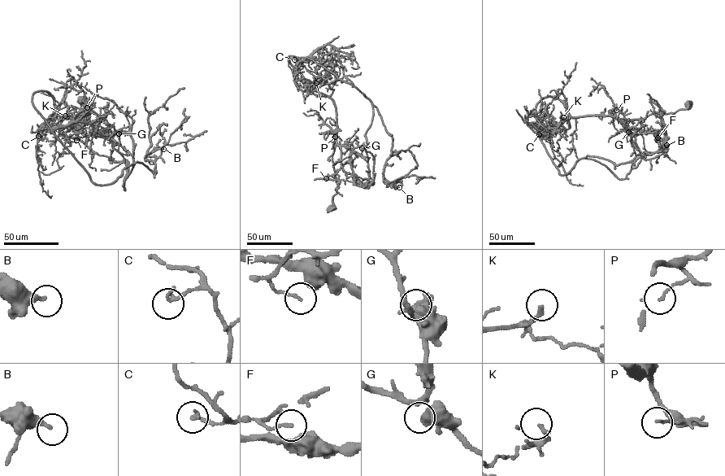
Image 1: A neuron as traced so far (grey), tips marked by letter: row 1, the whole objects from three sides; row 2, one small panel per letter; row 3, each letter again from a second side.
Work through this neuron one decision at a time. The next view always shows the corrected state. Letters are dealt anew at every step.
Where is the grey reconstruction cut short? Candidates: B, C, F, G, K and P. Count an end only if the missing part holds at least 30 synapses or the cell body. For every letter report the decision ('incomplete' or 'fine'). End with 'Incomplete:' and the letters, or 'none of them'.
B: fine
C: fine
F: fine
G: fine
K: fine
P: fine
Incomplete: none of them

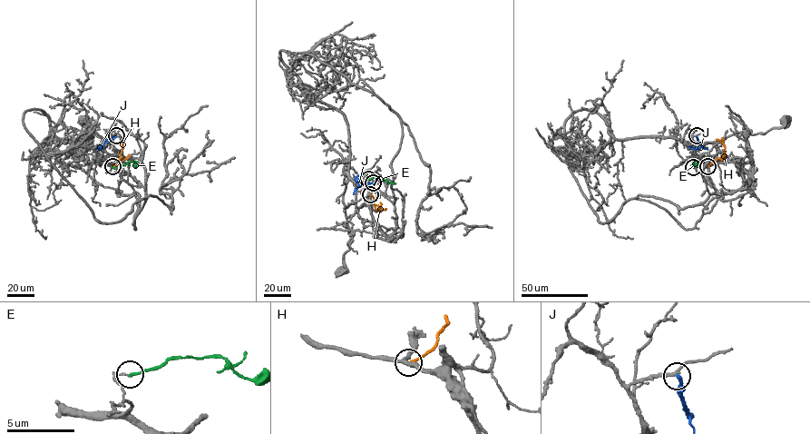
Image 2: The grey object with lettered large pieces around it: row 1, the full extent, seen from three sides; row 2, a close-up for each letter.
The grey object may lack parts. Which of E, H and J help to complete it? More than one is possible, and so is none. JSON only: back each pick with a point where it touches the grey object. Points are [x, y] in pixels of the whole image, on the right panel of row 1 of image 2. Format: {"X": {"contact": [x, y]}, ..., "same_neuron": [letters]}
{"same_neuron": []}

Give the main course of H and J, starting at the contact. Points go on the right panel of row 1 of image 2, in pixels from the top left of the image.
H: (708, 166), (725, 156), (724, 144), (716, 139)
J: (697, 135), (700, 147), (688, 147)

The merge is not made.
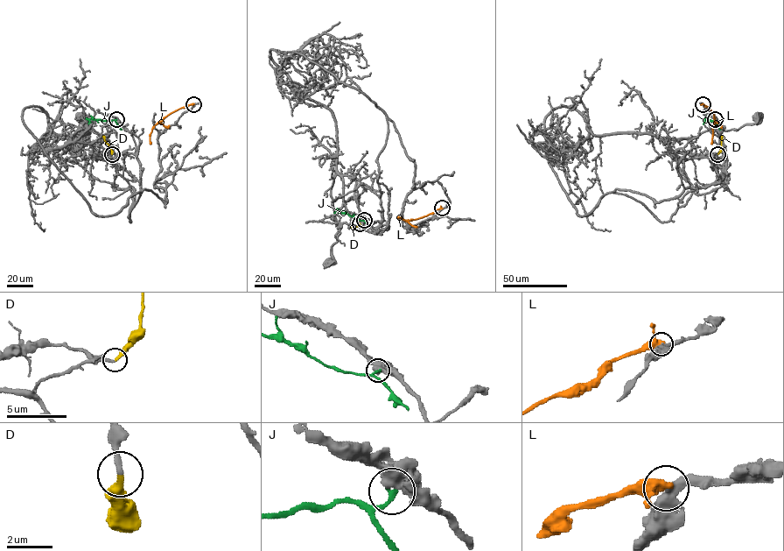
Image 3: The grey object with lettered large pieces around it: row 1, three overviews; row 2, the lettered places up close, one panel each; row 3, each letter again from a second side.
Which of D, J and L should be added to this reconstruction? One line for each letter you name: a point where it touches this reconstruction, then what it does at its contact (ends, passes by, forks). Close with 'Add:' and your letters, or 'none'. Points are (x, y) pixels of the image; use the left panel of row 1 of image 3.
D: Touches grey at (112, 154). It ends there
Add: D

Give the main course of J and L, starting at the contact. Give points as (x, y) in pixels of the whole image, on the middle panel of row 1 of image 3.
J: (364, 220), (342, 213), (337, 208)
L: (442, 208), (417, 219), (403, 220), (398, 216)

